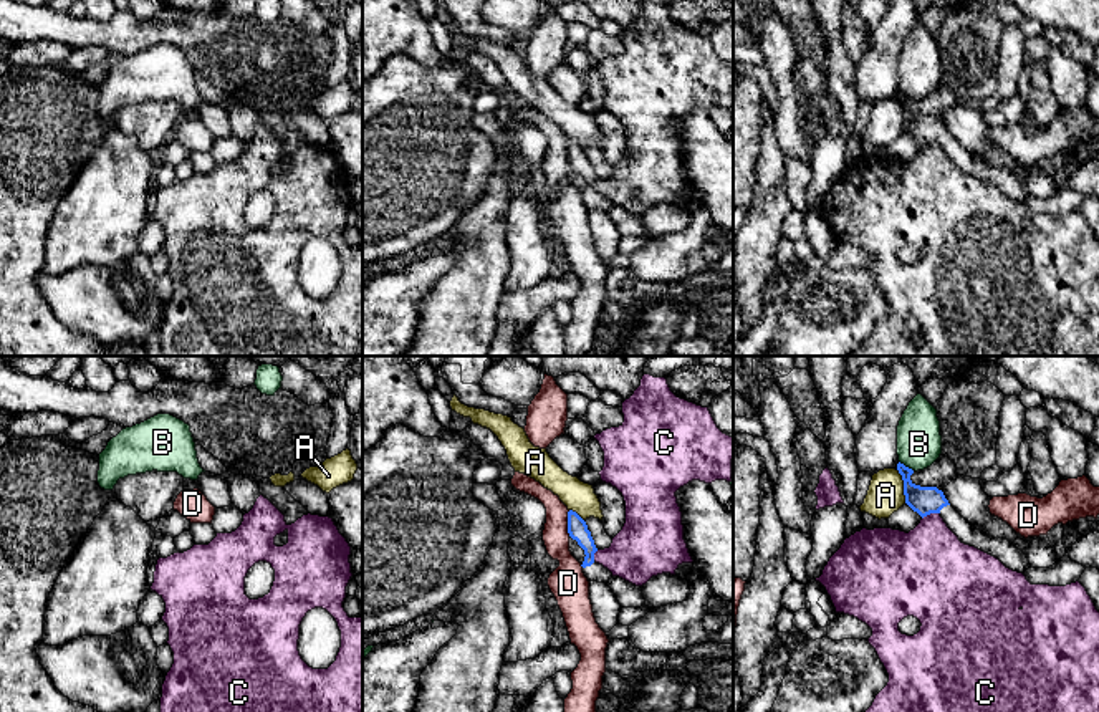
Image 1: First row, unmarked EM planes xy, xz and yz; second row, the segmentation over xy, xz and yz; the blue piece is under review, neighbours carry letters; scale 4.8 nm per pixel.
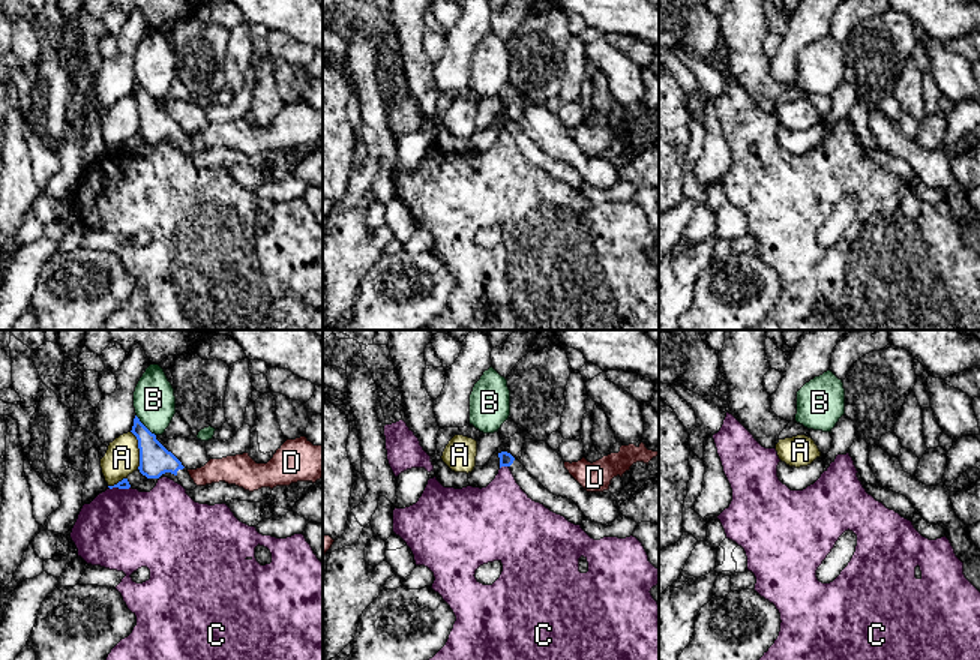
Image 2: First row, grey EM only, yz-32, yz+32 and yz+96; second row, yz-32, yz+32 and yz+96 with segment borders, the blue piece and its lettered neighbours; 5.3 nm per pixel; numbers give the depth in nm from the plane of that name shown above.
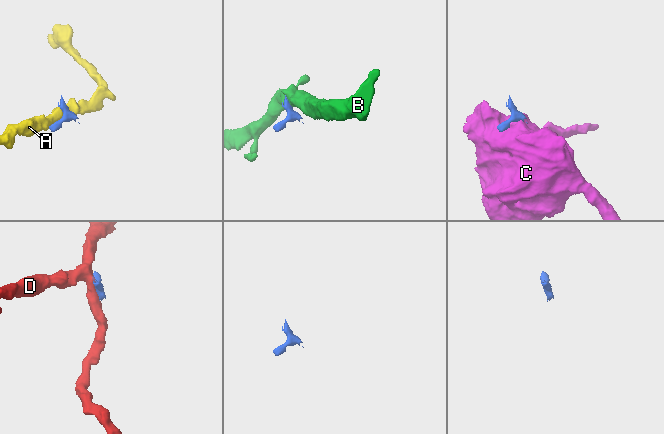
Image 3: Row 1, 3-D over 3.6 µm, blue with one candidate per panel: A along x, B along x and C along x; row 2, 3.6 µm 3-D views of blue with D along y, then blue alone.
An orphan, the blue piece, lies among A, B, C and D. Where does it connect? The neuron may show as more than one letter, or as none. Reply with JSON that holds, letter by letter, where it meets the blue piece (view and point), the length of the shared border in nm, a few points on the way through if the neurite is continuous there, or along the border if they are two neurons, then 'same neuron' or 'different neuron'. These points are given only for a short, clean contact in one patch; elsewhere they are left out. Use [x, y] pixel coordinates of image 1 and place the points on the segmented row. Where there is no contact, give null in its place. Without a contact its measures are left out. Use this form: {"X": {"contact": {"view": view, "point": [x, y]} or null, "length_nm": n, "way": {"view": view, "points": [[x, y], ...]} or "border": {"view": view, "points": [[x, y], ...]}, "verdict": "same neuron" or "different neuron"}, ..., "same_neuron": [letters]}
{"A": {"contact": {"view": "yz", "point": [904, 485]}, "length_nm": 170, "border": {"view": "yz", "points": [[897, 469], [906, 502]]}, "verdict": "different neuron"}, "B": {"contact": {"view": "yz", "point": [904, 466]}, "length_nm": 90, "border": {"view": "yz", "points": [[899, 461], [912, 471]]}, "verdict": "different neuron"}, "C": {"contact": {"view": "yz", "point": [931, 512]}, "length_nm": 90, "verdict": "different neuron"}, "D": {"contact": {"view": "xz", "point": [568, 524]}, "length_nm": 130, "border": {"view": "xz", "points": [[570, 510], [568, 535]]}, "verdict": "different neuron"}, "same_neuron": []}

